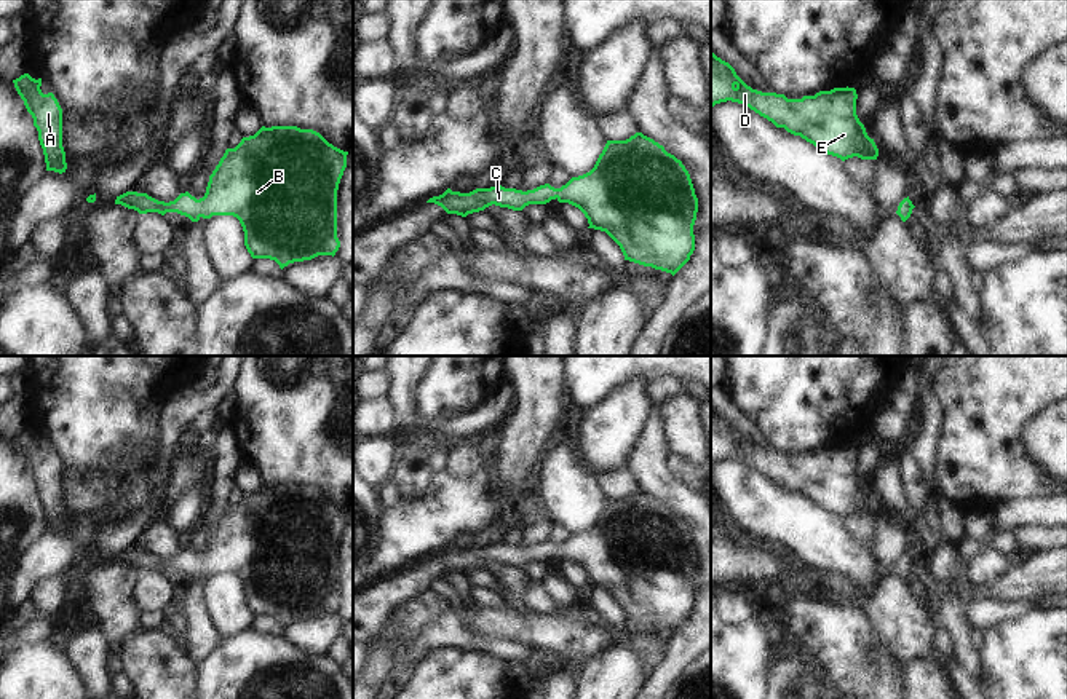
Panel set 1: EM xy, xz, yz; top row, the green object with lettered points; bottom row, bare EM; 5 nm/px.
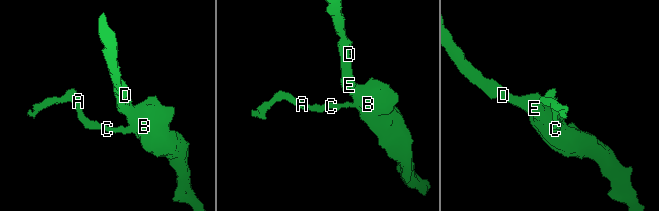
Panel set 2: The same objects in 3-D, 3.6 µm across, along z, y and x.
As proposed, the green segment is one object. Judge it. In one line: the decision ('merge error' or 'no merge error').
no merge error

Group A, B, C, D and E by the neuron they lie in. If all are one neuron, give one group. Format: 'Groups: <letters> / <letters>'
Groups: A B C D E

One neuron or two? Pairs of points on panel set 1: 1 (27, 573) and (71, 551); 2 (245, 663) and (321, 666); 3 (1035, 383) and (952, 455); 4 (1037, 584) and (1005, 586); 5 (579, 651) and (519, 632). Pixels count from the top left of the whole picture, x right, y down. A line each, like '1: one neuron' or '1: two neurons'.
1: one neuron
2: one neuron
3: one neuron
4: one neuron
5: one neuron

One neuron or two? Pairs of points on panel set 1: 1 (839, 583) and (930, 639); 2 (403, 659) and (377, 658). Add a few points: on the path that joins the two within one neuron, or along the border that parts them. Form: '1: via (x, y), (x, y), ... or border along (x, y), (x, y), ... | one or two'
1: via (861, 600), (893, 612), (908, 626) | one
2: border along (385, 645), (392, 655), (392, 667), (376, 682) | two

